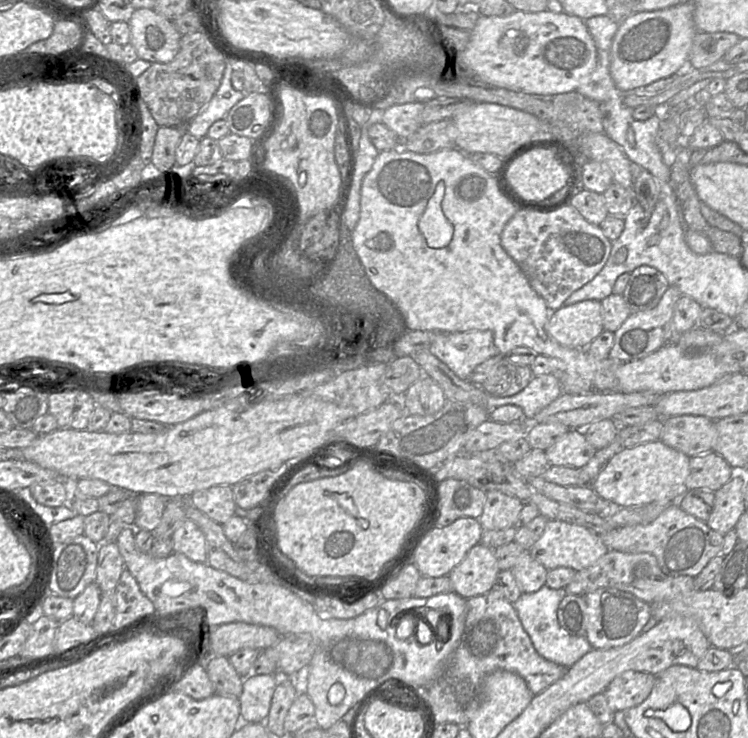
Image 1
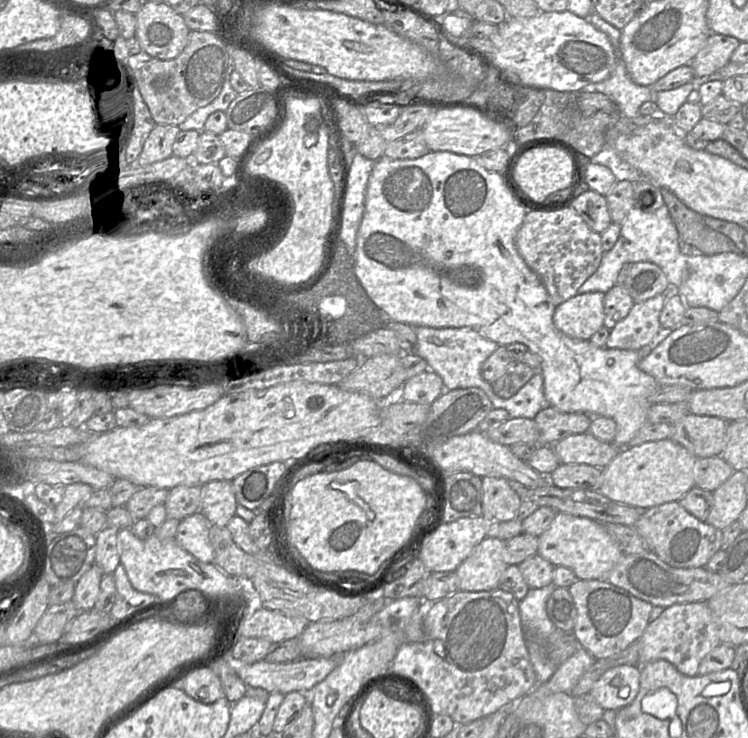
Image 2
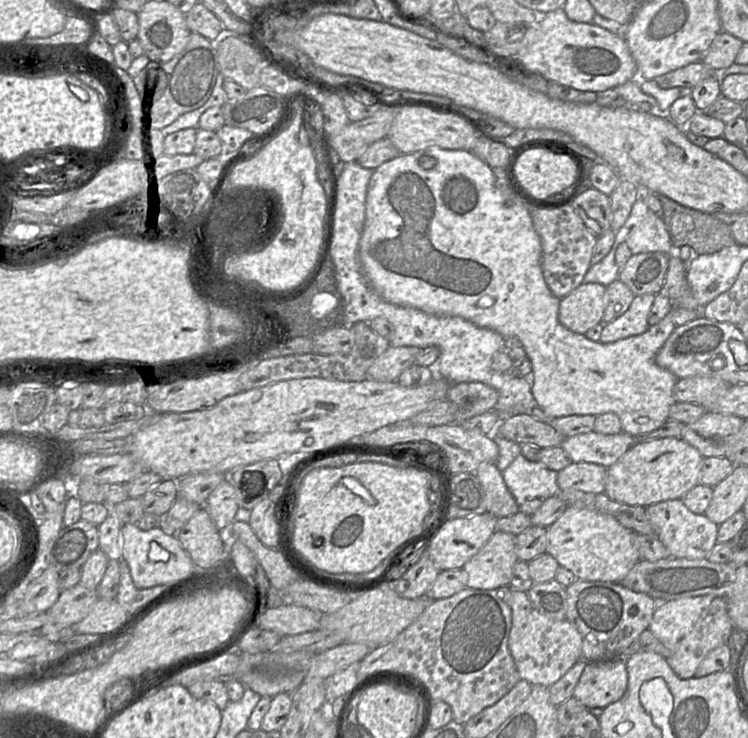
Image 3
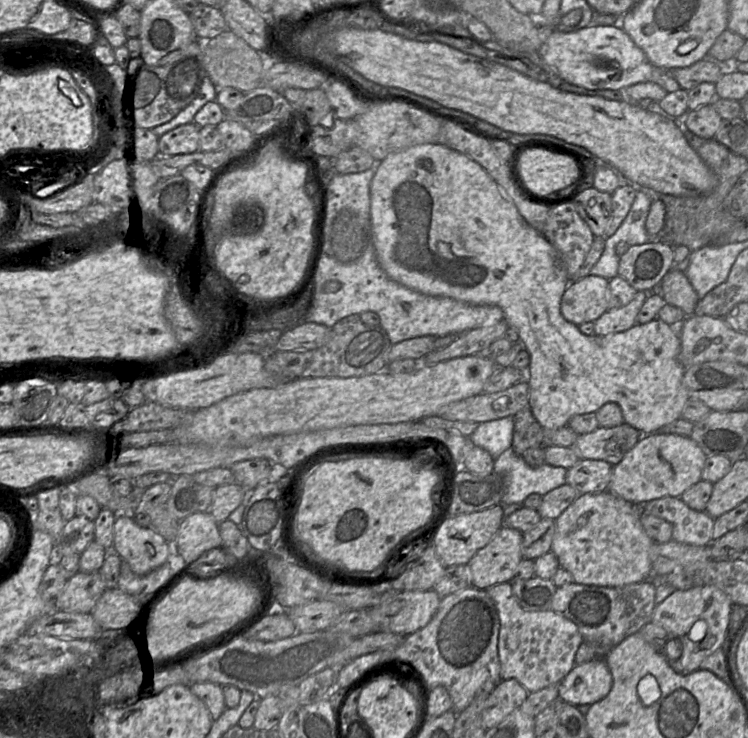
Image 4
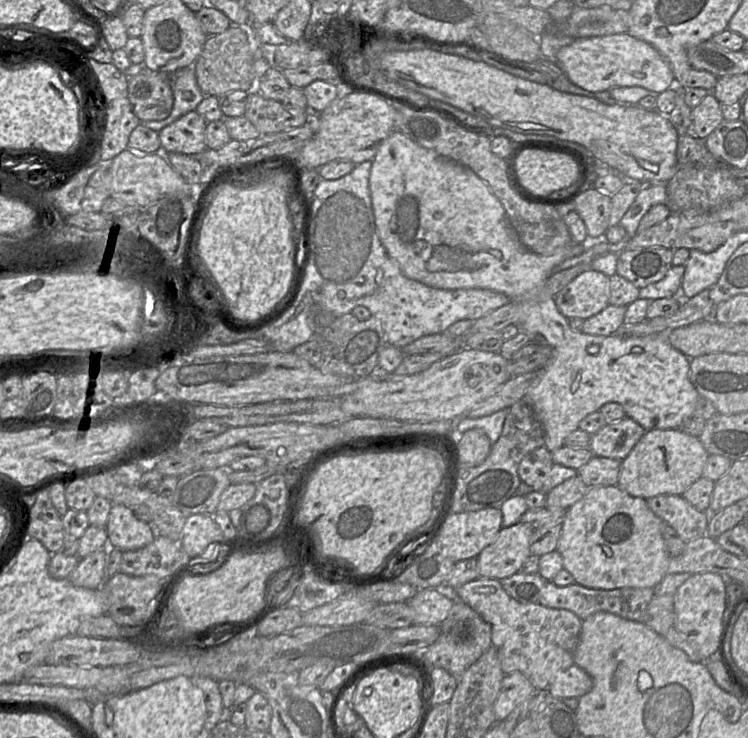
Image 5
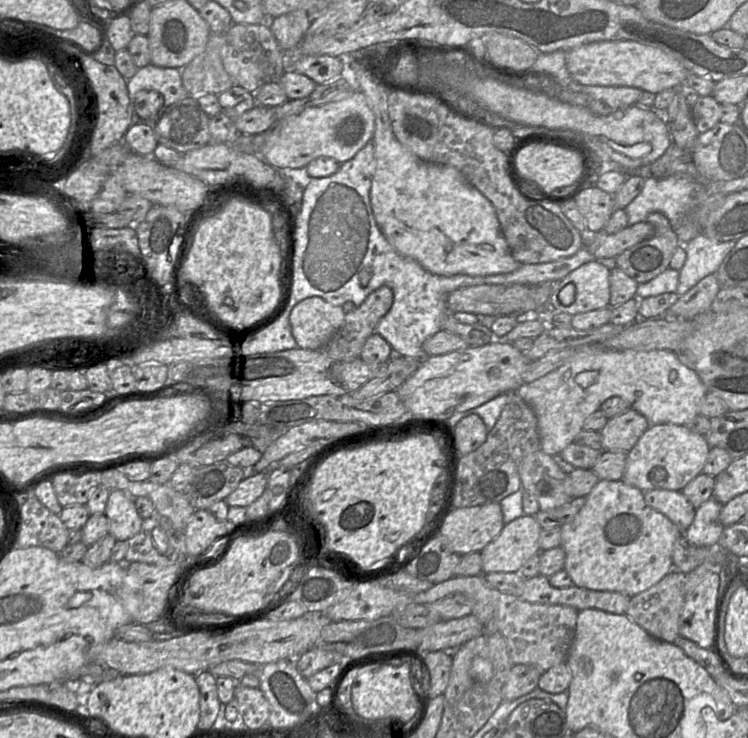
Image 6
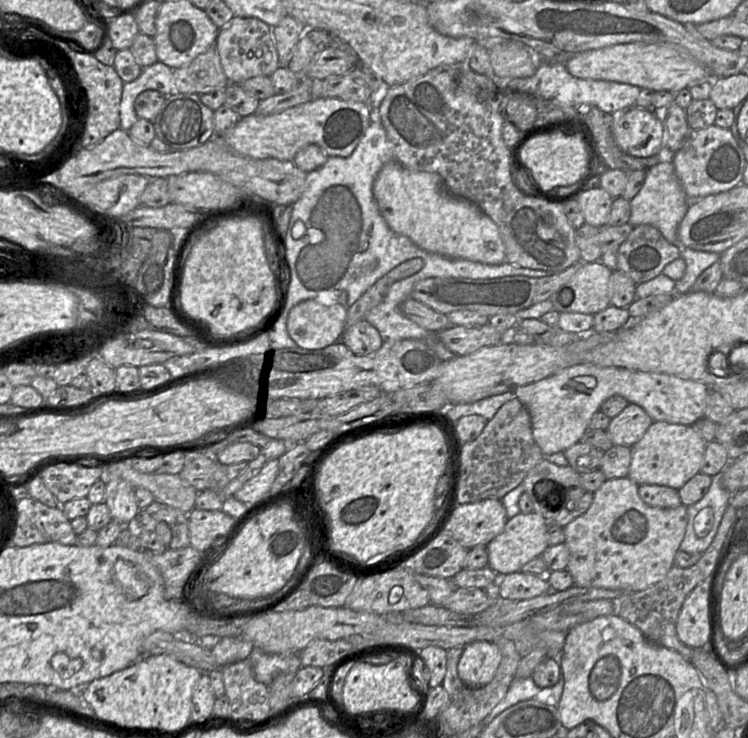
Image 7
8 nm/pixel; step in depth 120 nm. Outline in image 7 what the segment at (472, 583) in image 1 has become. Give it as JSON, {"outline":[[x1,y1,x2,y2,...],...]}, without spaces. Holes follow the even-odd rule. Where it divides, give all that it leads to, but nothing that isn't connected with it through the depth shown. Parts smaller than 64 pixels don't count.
{"outline":[[521,512,510,518,503,531,487,545,489,568,499,576,519,572,526,563,540,557,549,546,547,528,548,522,536,512]]}

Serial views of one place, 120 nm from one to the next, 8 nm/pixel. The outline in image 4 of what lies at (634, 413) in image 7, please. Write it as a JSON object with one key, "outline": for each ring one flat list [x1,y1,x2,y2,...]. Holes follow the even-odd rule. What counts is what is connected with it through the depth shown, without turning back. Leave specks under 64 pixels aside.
{"outline":[[627,423,615,427,598,427,594,431,578,435,570,446,580,459,602,460,613,466,618,464,624,455,640,440,642,433]]}

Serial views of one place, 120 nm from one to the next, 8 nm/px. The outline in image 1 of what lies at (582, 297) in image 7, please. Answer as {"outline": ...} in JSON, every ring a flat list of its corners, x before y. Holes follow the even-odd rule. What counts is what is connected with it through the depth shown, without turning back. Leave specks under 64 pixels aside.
{"outline":[[585,300,550,312,546,331,562,346,586,349,604,331,601,301]]}

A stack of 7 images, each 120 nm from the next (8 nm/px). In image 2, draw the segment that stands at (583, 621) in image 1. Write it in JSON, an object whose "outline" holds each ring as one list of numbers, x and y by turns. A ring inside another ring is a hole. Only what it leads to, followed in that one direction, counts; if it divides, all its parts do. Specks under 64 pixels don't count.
{"outline":[[556,587,547,600,546,609,549,619,558,629,573,631,577,610,568,588]]}

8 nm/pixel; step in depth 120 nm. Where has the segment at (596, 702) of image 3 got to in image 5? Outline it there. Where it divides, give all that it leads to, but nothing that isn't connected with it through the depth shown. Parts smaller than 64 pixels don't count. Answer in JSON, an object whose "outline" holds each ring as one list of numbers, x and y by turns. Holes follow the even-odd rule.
{"outline":[[573,664,556,674,548,690,555,698,580,698,591,690,592,685,590,675]]}

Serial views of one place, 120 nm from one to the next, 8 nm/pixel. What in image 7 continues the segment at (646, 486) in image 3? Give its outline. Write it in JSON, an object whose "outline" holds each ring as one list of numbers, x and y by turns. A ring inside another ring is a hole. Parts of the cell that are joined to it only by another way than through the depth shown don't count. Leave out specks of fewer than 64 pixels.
{"outline":[[654,421,643,437,631,447,628,477,638,485,654,484,679,490,700,473,706,444,693,426]]}

